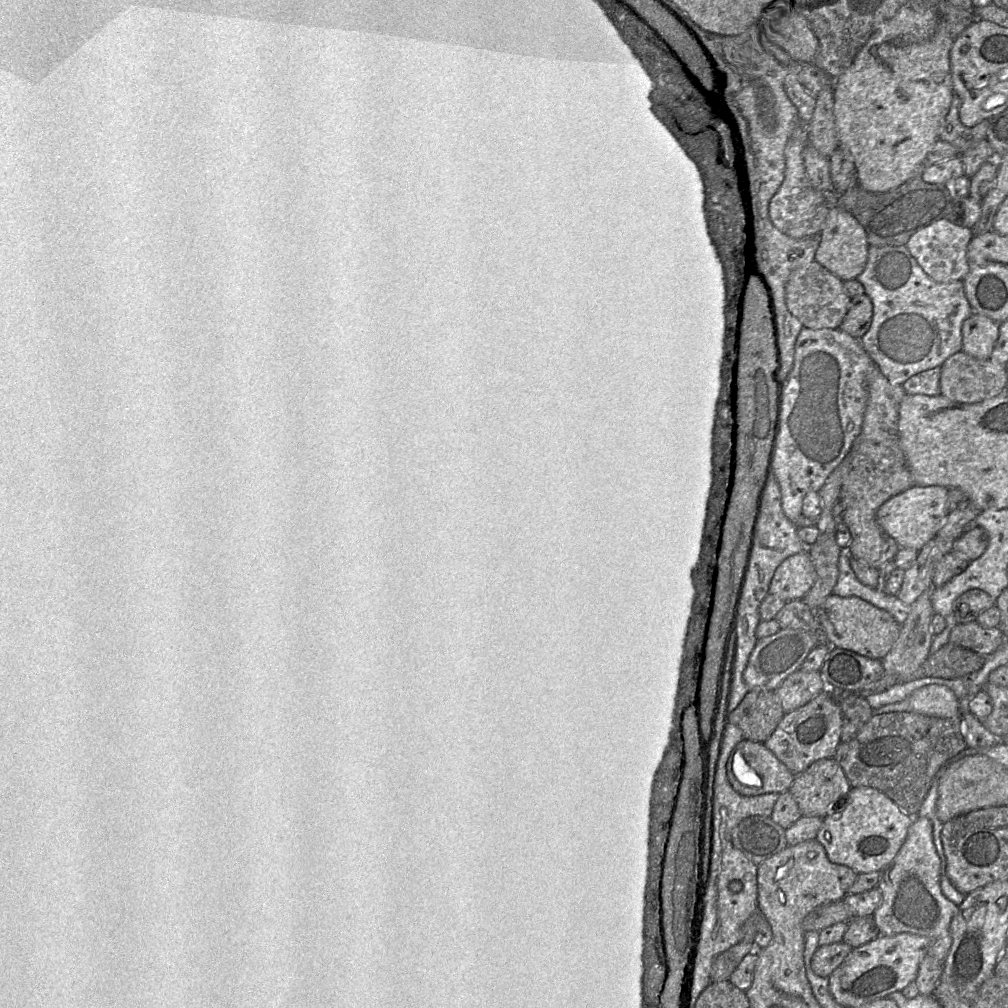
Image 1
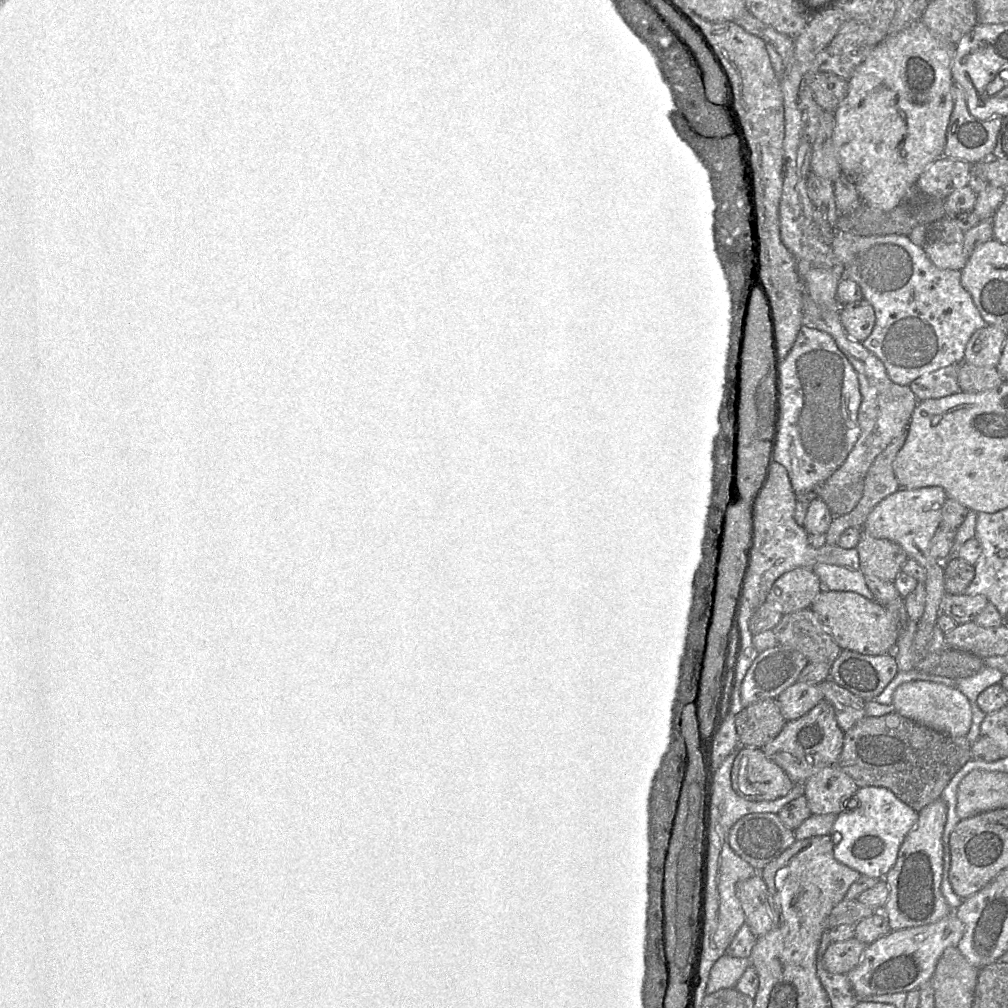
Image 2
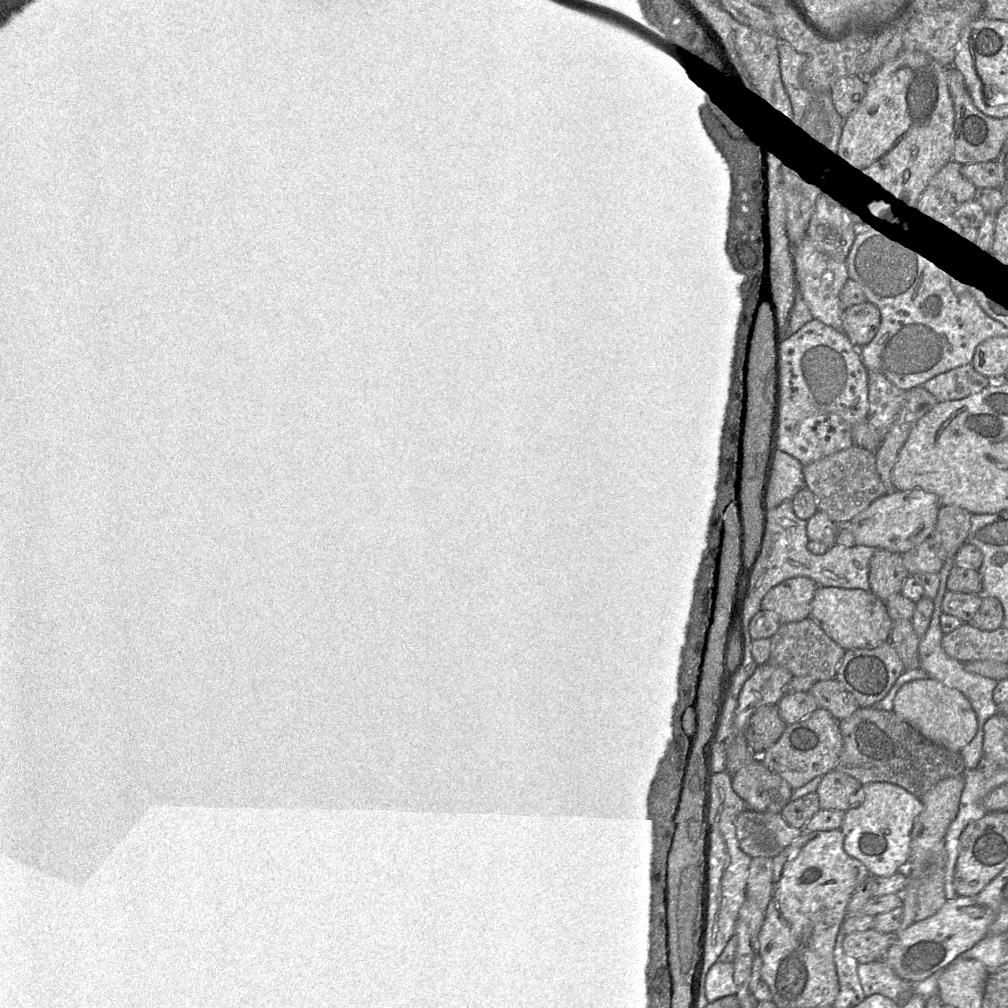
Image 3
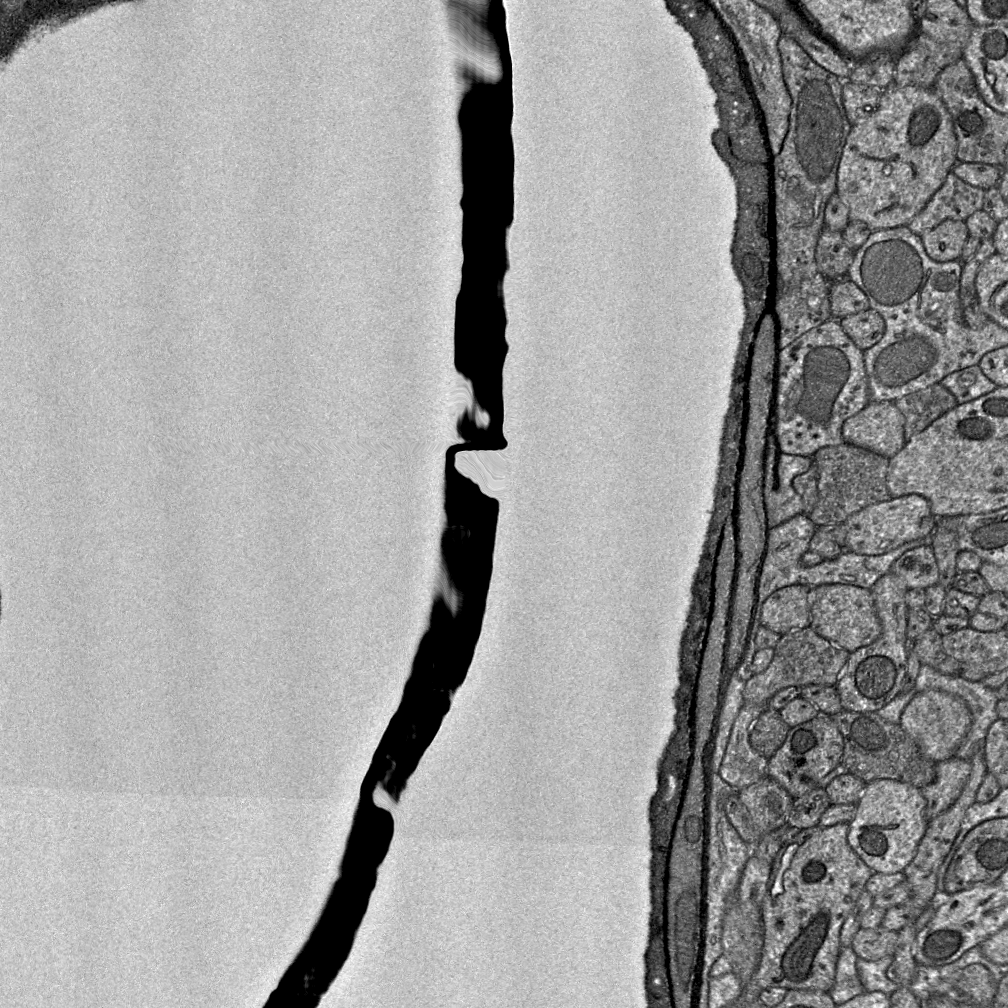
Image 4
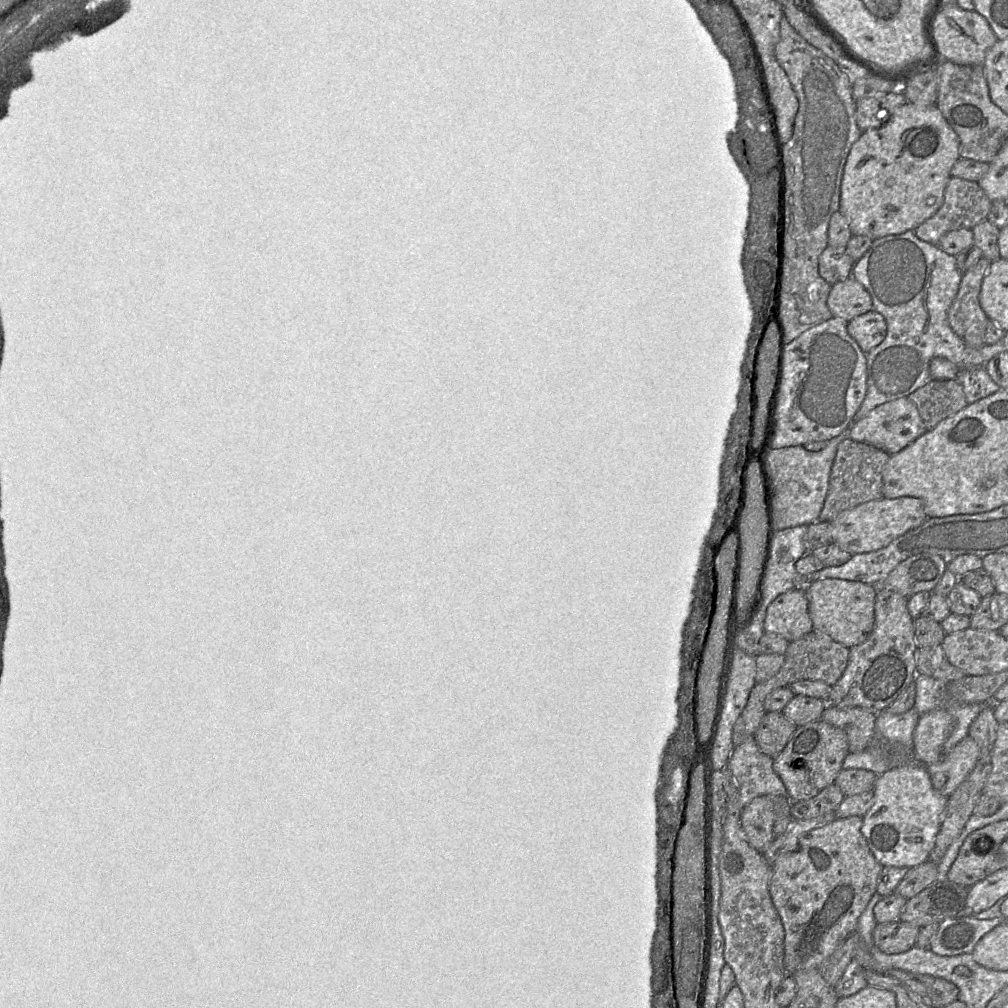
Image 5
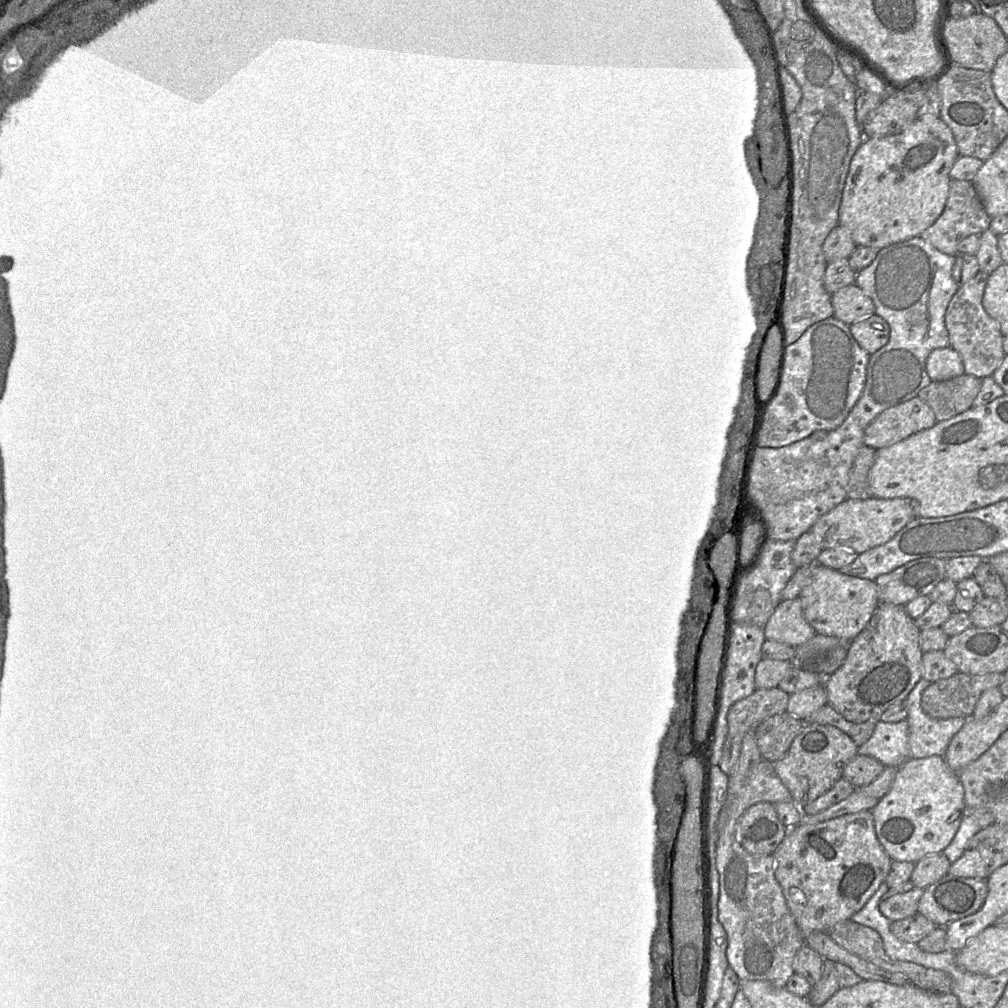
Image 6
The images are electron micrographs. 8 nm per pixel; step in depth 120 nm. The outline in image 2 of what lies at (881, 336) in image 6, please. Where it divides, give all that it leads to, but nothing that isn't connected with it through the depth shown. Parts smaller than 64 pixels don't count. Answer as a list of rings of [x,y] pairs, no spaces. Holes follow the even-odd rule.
[[[864,298],[842,305],[840,318],[849,337],[861,343],[872,333],[876,322],[874,308]]]

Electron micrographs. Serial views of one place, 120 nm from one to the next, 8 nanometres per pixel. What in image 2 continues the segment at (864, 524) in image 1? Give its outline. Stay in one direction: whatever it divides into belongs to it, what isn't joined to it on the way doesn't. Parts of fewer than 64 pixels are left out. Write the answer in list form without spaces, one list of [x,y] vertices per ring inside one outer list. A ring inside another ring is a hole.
[[[864,529],[856,546],[864,576],[875,576],[893,582],[908,558],[902,547],[888,539],[874,538]]]

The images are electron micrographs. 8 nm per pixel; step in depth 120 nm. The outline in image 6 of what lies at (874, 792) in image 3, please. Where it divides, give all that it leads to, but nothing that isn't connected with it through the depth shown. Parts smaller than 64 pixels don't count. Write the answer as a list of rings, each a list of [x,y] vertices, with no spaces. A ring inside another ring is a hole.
[[[943,756],[908,759],[897,768],[889,791],[871,811],[876,835],[888,856],[916,863],[928,854],[942,852],[954,838],[967,812],[964,787]]]

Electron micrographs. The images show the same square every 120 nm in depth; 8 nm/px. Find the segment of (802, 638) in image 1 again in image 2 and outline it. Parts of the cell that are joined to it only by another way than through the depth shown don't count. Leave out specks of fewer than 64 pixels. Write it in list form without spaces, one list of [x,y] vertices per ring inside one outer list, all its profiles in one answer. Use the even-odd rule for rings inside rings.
[[[776,645],[758,654],[742,682],[743,707],[776,699],[797,682],[807,663],[800,653],[783,645]]]

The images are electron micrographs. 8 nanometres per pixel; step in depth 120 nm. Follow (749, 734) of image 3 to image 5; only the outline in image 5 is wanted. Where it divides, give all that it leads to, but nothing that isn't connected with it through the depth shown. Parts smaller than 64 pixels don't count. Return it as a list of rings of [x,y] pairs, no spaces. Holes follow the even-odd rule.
[[[770,711],[763,716],[754,738],[763,753],[775,758],[785,748],[796,728],[797,725],[782,711]]]

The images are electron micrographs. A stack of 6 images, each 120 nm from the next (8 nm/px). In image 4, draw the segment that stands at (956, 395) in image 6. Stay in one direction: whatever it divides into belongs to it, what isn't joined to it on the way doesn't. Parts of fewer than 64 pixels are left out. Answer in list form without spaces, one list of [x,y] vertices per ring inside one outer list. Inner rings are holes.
[[[940,383],[907,394],[893,403],[904,416],[906,442],[912,435],[924,430],[938,417],[958,405],[953,394]]]

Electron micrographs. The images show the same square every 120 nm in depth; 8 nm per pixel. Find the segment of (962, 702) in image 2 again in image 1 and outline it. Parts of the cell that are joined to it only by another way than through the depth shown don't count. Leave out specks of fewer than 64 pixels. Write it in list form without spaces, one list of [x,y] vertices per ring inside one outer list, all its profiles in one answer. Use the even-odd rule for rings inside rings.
[[[925,685],[906,699],[909,699],[911,712],[939,718],[961,717],[960,700],[945,685]]]

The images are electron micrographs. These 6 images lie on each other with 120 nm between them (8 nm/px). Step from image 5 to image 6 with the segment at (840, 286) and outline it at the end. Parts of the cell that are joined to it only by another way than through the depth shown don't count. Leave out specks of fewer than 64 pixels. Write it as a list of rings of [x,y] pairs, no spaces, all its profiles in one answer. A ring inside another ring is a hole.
[[[855,283],[847,285],[831,294],[834,318],[851,325],[857,320],[874,314],[872,299]]]

